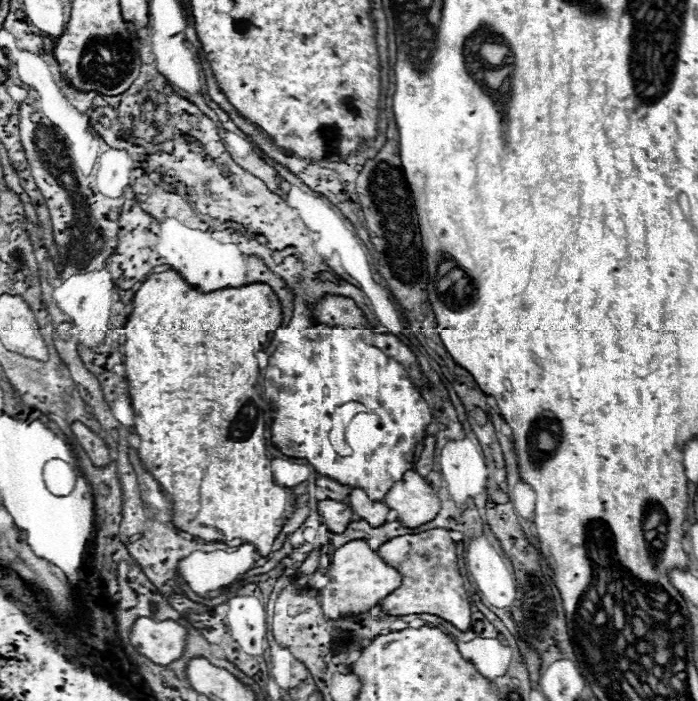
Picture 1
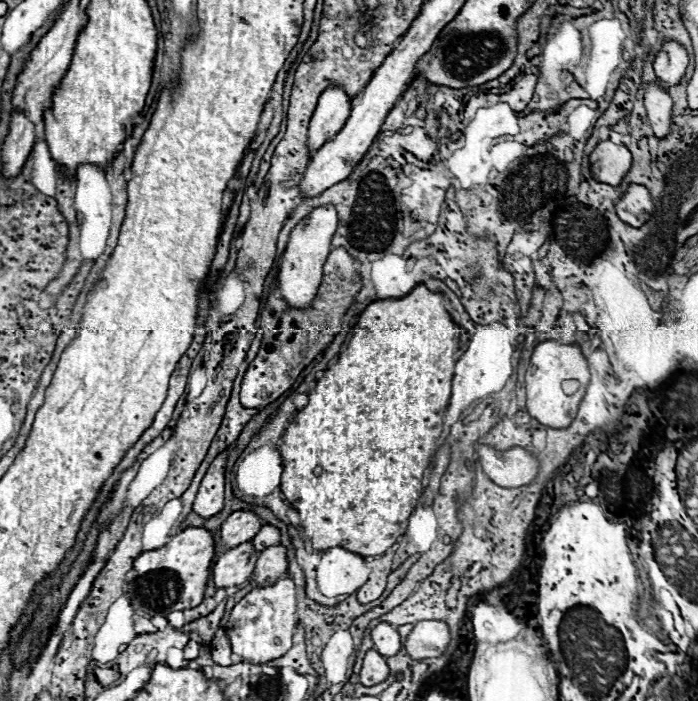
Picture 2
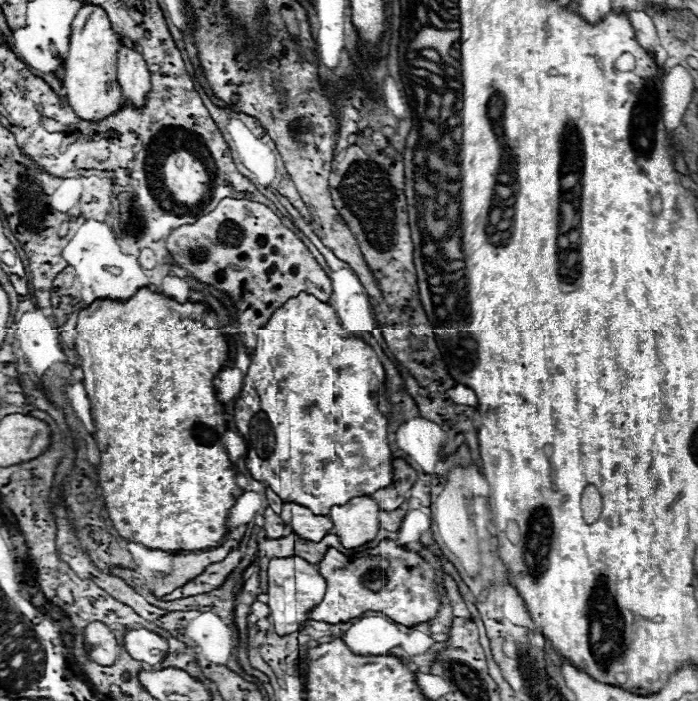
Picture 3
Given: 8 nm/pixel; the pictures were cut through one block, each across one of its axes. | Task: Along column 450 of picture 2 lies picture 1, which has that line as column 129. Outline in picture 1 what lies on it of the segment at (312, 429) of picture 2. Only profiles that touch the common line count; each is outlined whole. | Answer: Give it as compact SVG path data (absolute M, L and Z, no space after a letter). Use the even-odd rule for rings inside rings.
M164 270L160 274L152 274L148 276L140 290L134 296L132 302L134 310L122 330L126 342L124 342L124 364L126 364L126 372L128 372L128 382L132 384L132 406L134 406L134 430L140 436L140 460L144 462L146 470L152 472L152 476L156 476L156 480L162 484L164 492L168 492L174 500L174 518L172 524L182 530L188 532L192 536L204 538L208 542L228 542L234 538L240 538L242 542L250 542L256 546L256 550L262 556L270 554L270 548L274 544L274 540L278 538L278 534L282 532L286 520L296 512L296 496L286 488L286 486L278 486L272 478L272 466L270 466L270 458L266 456L266 424L264 424L264 410L260 410L258 406L264 406L264 402L260 400L260 392L256 388L256 382L260 378L260 368L258 368L258 360L256 354L264 350L268 336L278 330L280 326L284 326L282 320L282 306L278 296L274 294L274 290L266 284L248 284L242 288L220 288L214 292L198 292L196 288L192 288L176 270Z

